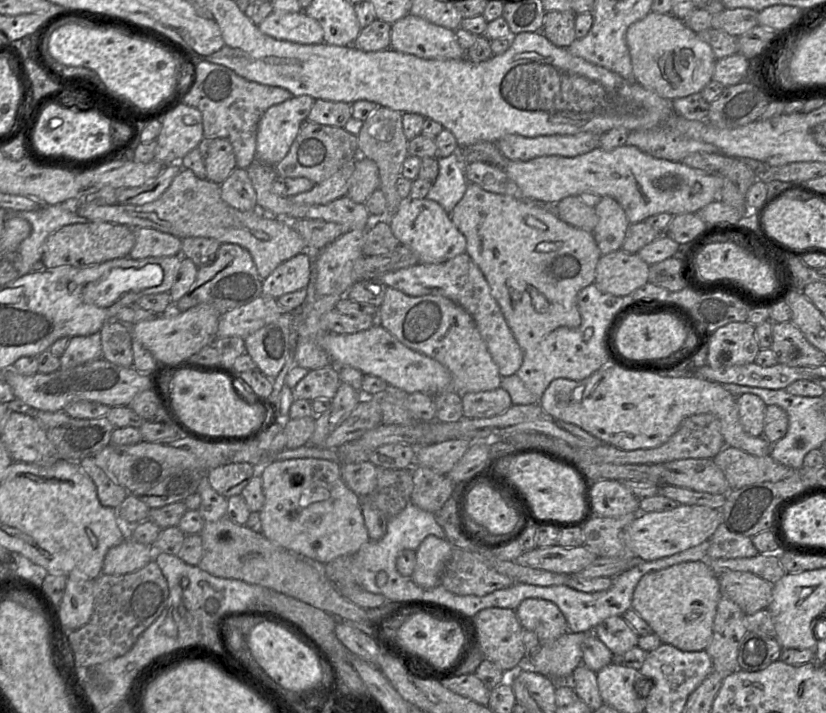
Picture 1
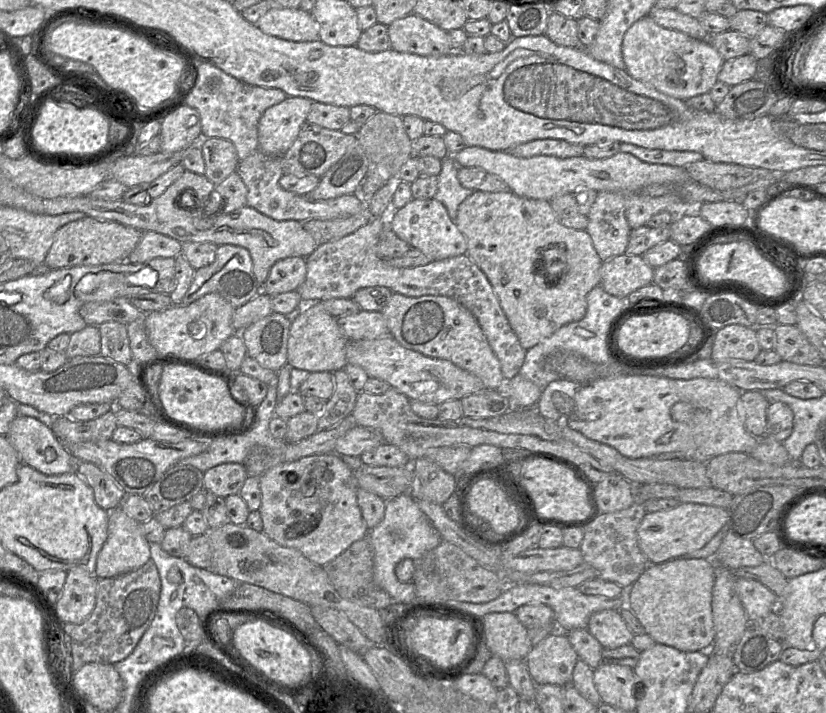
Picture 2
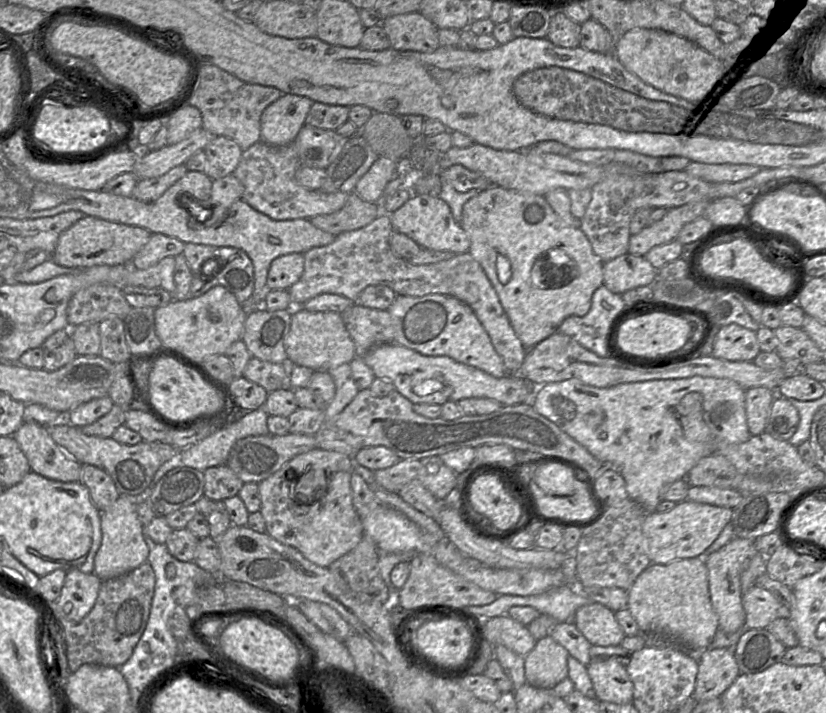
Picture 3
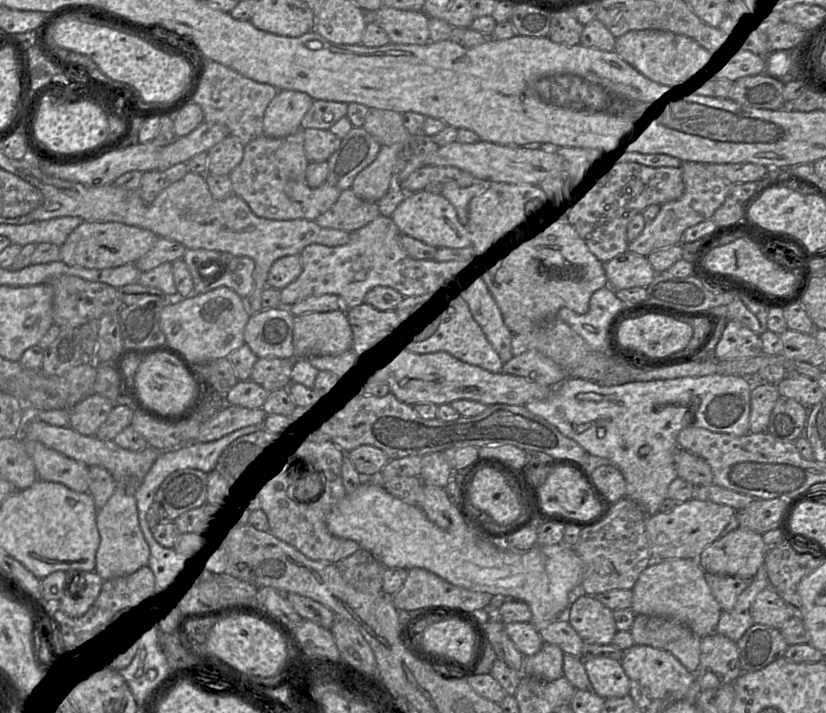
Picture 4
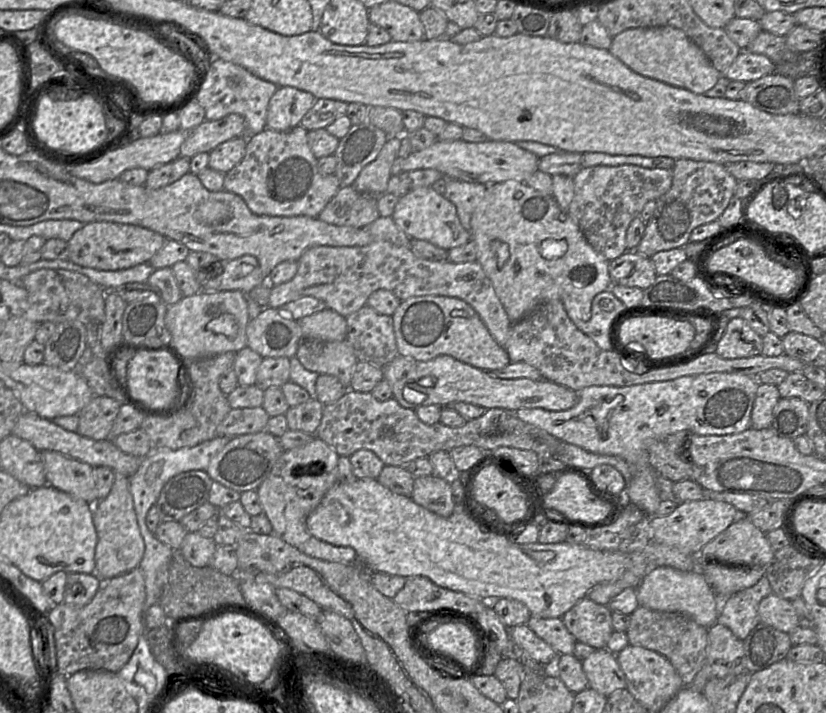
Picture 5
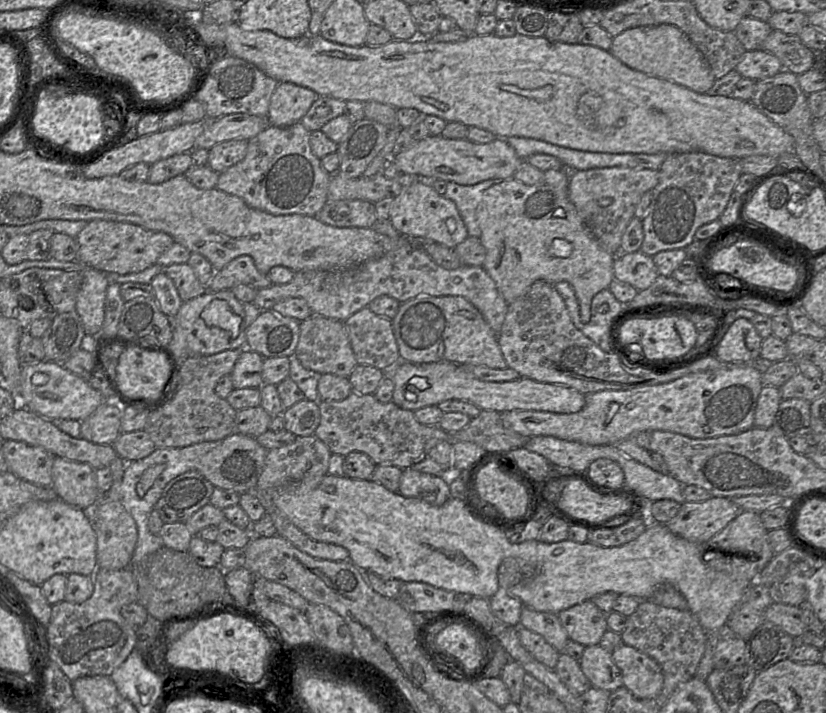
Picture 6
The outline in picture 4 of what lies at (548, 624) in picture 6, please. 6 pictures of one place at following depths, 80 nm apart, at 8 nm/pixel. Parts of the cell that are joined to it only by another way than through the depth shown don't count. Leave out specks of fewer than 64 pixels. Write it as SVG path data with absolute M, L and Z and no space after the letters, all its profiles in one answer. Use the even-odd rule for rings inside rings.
M565 617L553 621L547 627L541 629L539 634L544 643L555 644L564 653L581 658L584 641Z

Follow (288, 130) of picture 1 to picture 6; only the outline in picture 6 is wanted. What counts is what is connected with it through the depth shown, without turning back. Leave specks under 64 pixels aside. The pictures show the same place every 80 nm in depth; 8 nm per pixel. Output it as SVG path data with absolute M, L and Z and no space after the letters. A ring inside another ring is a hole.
M279 82L270 98L268 124L289 126L300 121L317 96L309 88L291 82Z

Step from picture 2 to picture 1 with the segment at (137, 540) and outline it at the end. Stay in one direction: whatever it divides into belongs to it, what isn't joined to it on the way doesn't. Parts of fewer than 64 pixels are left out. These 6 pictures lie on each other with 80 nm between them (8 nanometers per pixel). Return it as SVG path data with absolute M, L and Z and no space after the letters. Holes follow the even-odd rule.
M127 537L107 552L102 574L119 576L140 570L154 560L154 549Z

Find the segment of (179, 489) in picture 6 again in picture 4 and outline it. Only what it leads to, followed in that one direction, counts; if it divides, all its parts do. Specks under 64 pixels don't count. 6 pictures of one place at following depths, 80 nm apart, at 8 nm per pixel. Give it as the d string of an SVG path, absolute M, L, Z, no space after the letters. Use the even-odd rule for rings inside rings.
M186 468L165 478L153 502L160 522L173 522L185 512L206 503L208 473Z

